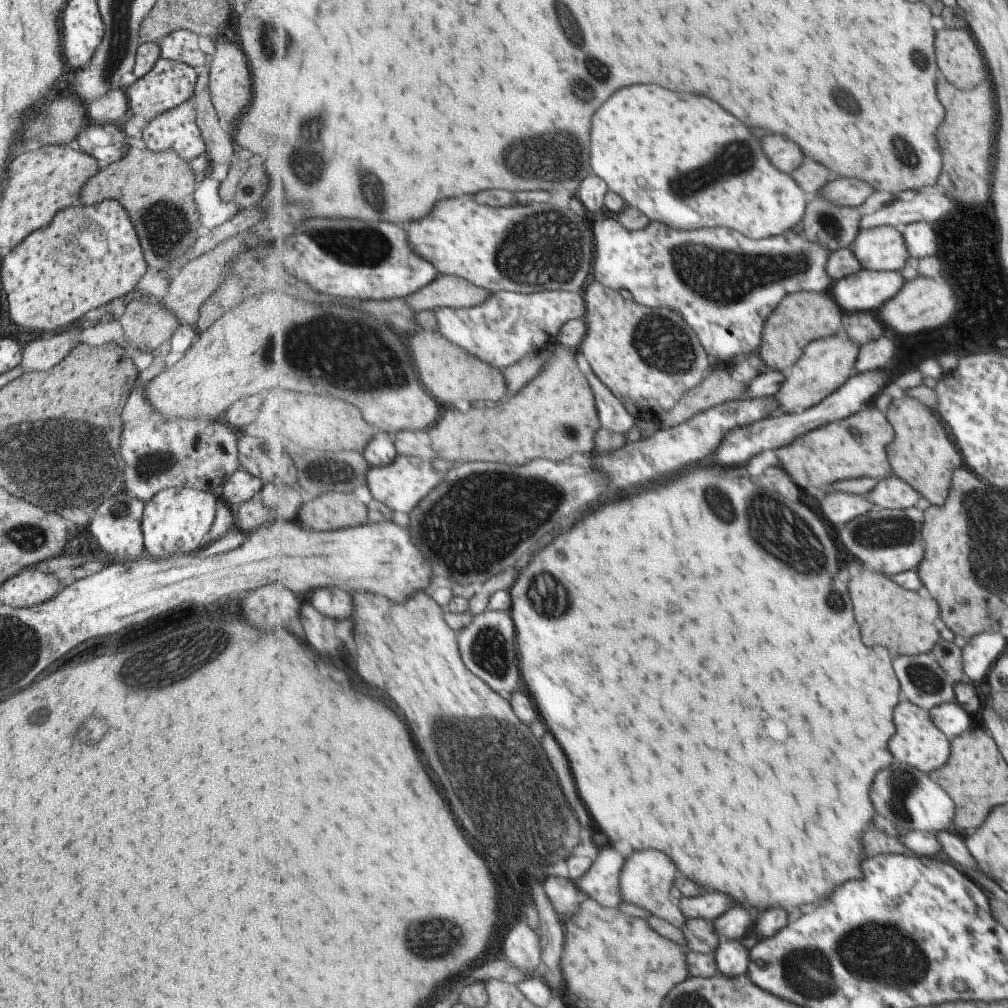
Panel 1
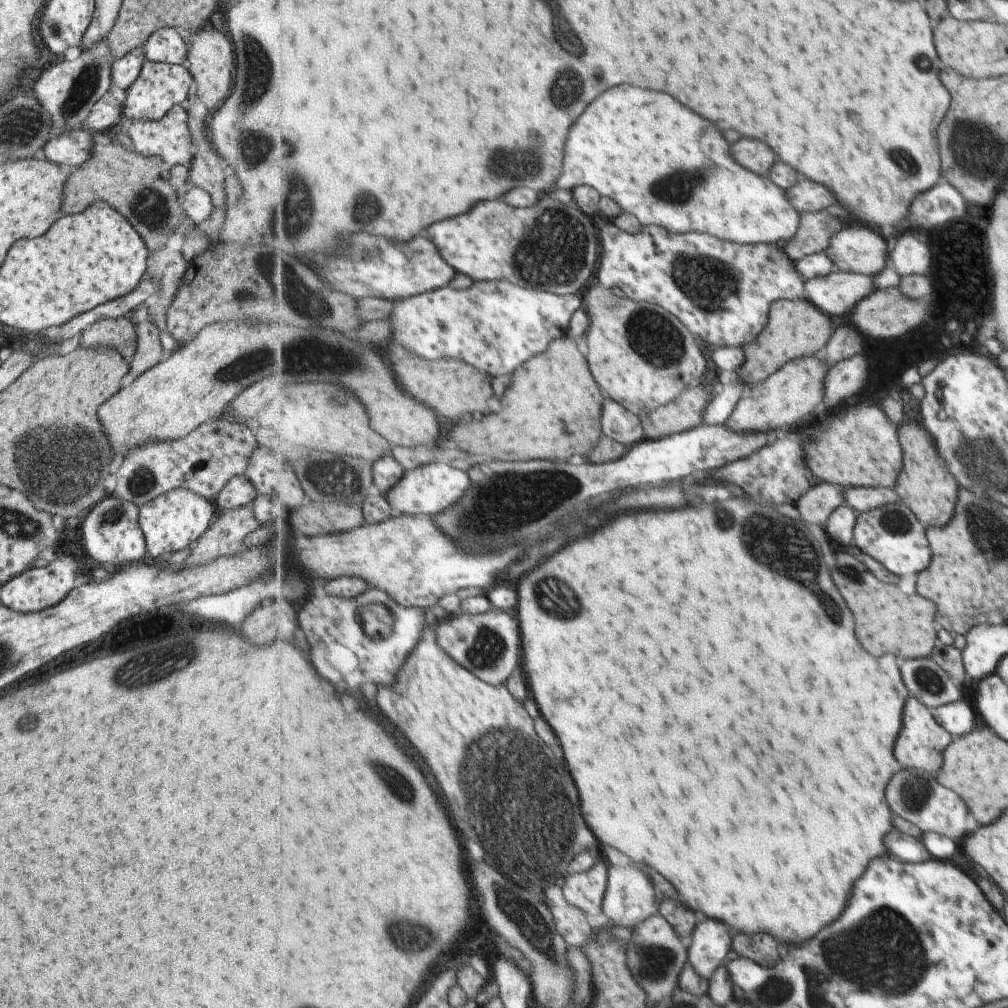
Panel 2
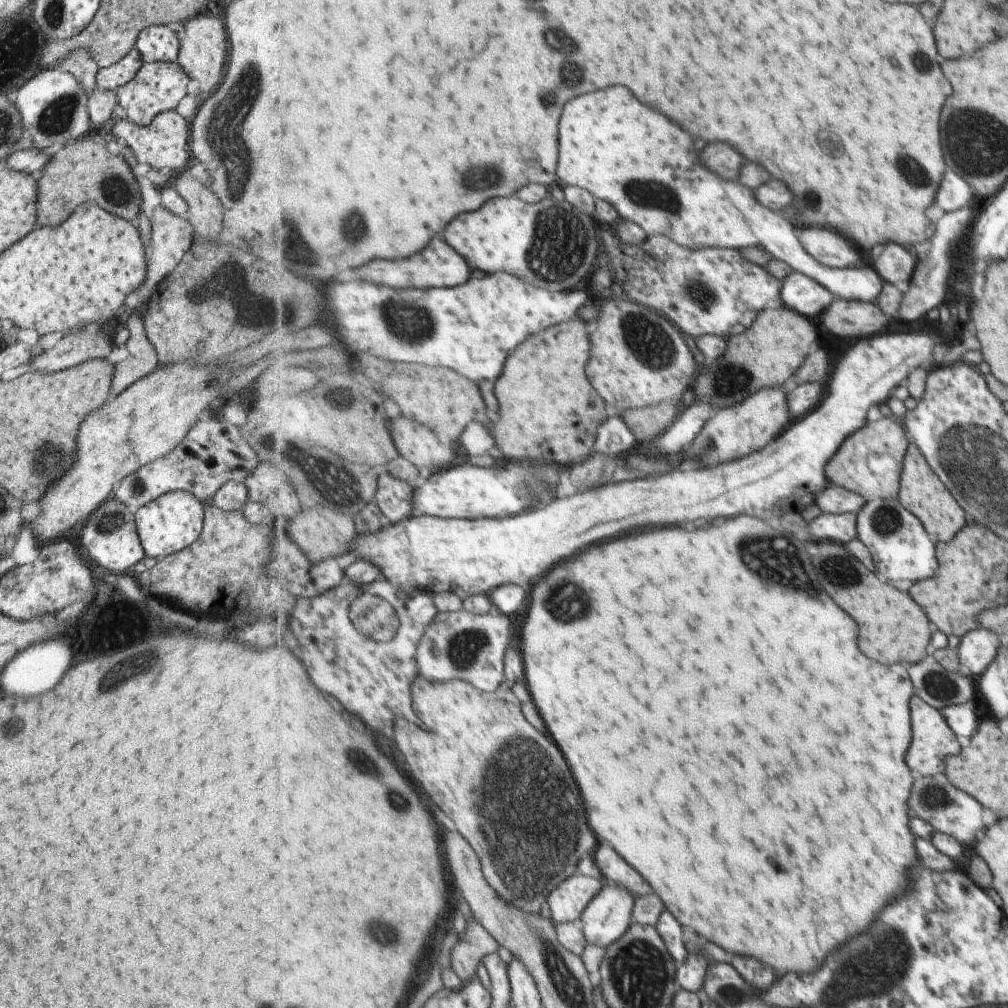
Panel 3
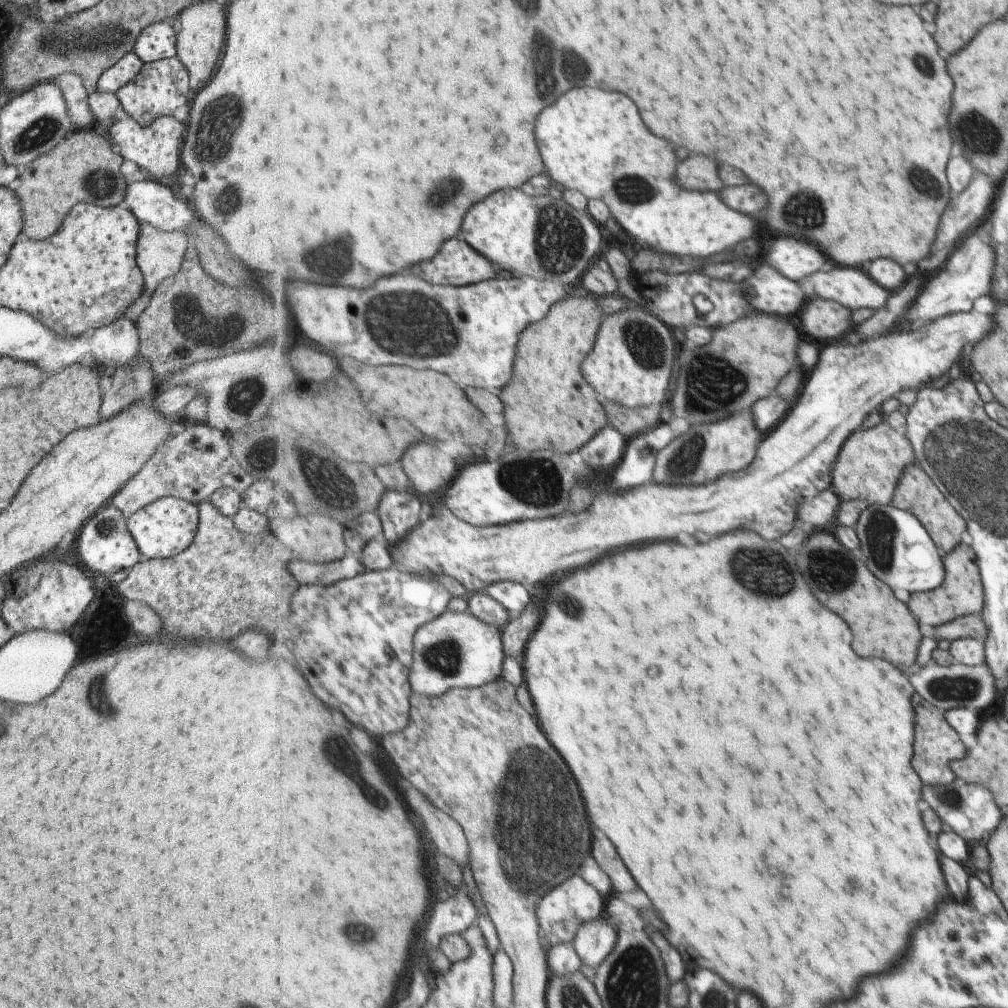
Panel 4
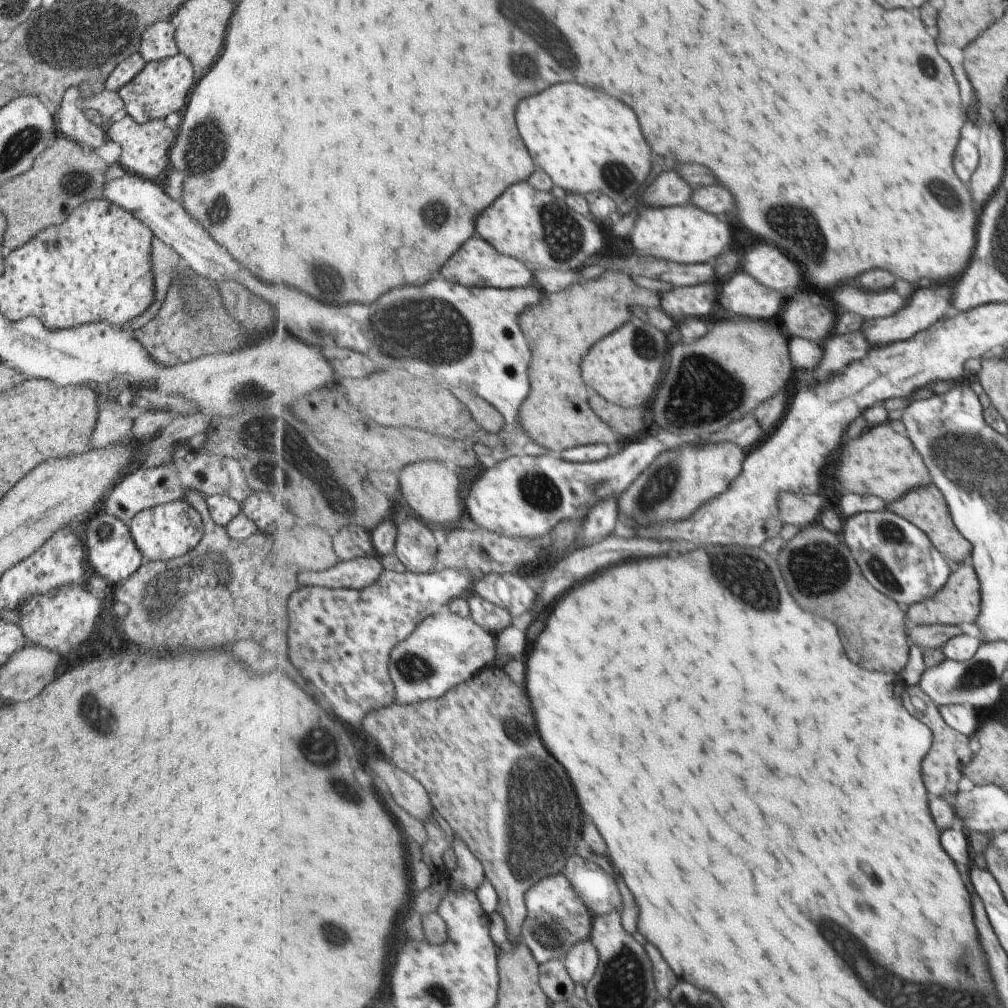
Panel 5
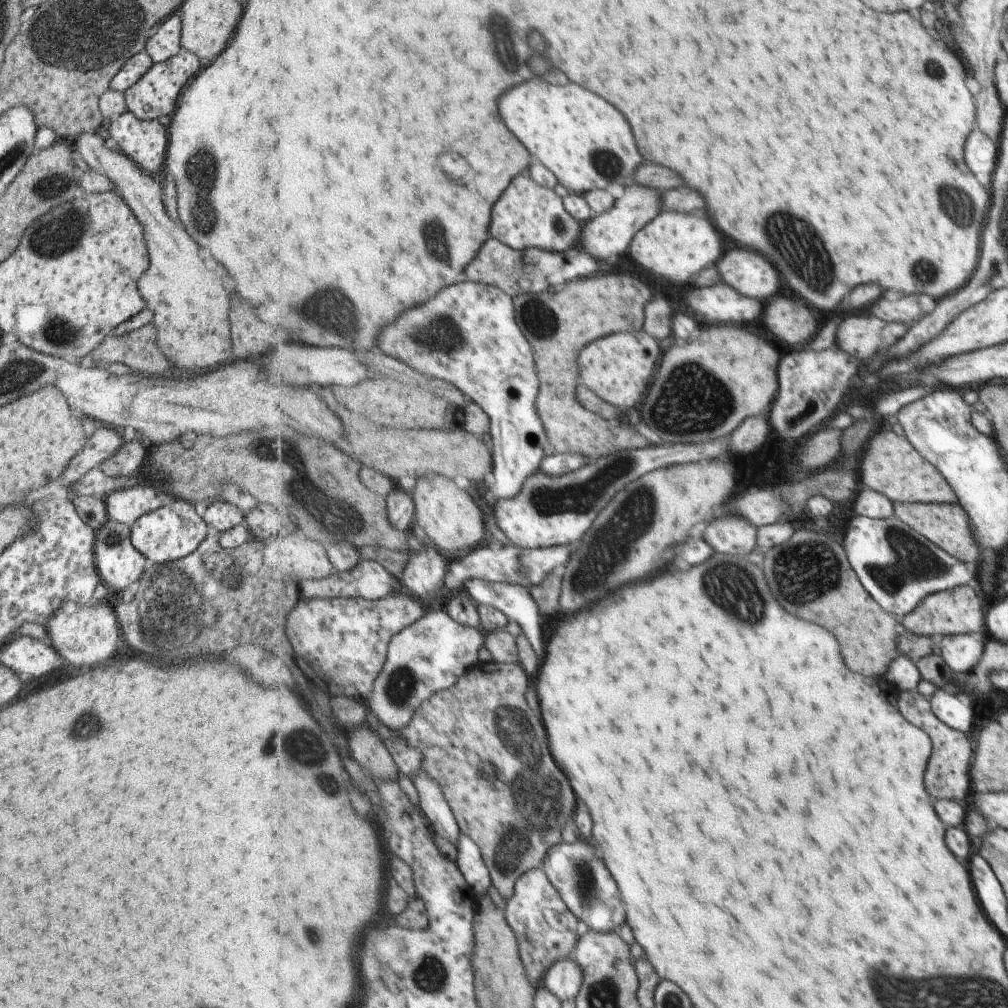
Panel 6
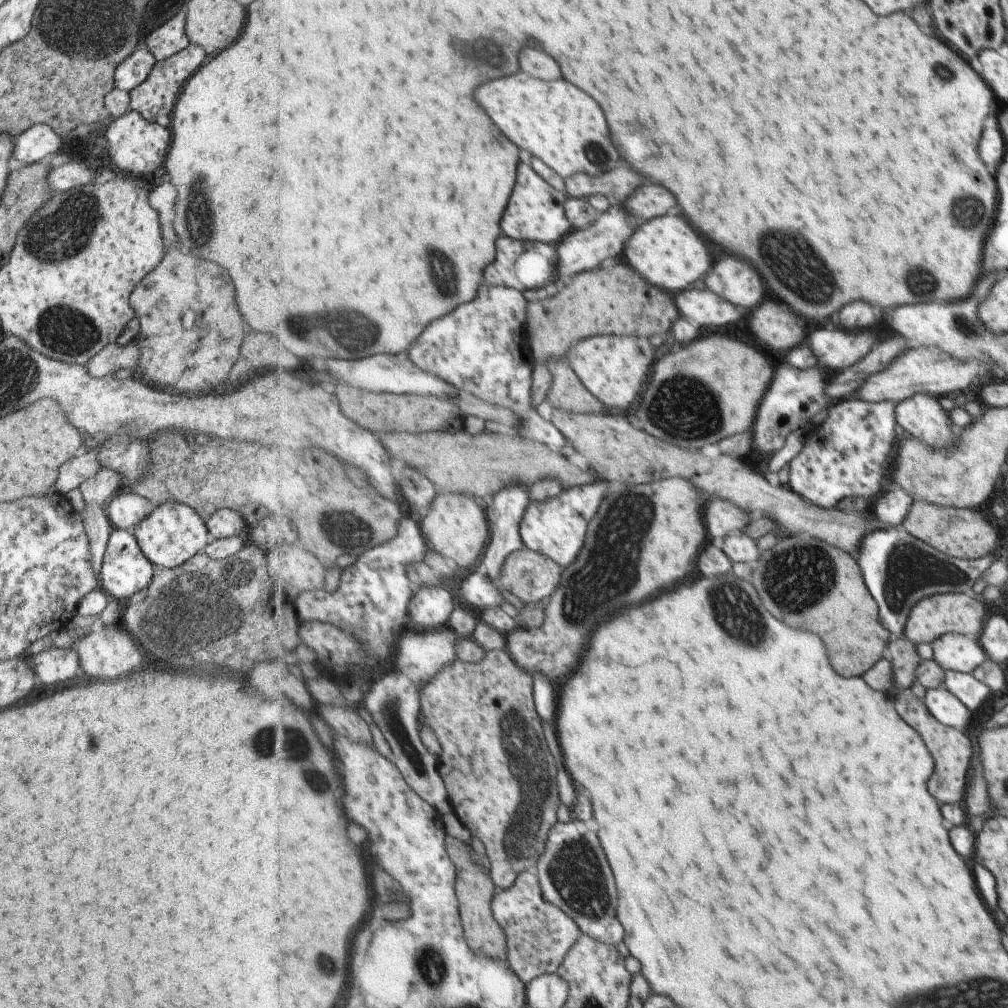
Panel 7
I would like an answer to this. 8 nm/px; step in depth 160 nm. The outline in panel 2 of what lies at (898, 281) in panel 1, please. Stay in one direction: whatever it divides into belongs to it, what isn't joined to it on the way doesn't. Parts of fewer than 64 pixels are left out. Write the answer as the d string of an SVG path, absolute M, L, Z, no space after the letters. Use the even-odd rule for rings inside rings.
M833 271L829 276L806 280L806 296L819 310L835 316L850 316L859 301L876 290L874 275Z

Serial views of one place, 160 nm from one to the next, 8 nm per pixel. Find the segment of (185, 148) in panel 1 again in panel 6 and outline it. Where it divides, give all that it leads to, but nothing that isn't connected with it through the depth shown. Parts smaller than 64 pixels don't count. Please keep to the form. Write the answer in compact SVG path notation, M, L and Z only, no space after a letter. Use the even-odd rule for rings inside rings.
M131 113L120 114L112 120L107 134L123 153L145 173L163 168L166 149L166 130L157 119L142 121Z

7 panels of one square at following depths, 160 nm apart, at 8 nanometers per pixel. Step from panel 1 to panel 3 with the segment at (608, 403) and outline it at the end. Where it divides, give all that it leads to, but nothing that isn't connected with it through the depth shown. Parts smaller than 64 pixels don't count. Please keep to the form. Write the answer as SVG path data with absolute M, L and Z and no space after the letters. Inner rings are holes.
M612 410L599 429L596 450L614 457L625 458L627 452L639 446L639 441L624 416L619 411Z

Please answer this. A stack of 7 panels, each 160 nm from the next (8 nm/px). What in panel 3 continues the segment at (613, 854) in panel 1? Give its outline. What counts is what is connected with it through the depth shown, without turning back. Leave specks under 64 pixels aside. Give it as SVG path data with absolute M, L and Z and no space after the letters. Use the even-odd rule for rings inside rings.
M575 874L561 882L547 900L551 918L559 926L562 922L578 921L601 892L606 881L587 875Z

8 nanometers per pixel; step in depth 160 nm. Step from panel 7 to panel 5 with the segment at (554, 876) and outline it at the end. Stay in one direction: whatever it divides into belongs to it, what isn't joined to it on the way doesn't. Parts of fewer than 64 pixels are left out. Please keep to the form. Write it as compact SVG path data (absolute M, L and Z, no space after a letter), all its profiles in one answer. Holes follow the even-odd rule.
M573 856L564 872L594 917L621 910L623 898L617 881L601 866L581 856Z

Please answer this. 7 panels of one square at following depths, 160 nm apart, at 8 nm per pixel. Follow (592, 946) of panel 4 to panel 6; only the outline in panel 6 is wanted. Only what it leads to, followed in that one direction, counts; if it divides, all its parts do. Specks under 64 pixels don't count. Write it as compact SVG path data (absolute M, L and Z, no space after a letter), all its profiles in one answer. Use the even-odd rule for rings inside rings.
M574 956L557 961L544 975L542 984L553 991L558 999L576 999L584 981L583 967Z

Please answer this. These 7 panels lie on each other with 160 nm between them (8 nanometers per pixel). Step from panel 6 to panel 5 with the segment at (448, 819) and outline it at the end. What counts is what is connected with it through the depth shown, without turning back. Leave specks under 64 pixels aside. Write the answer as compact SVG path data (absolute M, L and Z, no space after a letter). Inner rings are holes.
M455 834L452 839L451 848L457 856L457 866L447 873L448 886L453 887L455 891L461 891L462 887L466 887L476 894L482 883L486 881L483 863L471 852L463 839Z

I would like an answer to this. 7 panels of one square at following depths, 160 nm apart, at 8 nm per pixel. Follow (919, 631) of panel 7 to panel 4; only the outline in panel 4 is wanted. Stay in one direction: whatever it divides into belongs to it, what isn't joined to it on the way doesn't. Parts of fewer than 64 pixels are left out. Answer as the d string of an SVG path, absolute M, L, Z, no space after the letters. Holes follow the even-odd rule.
M968 542L955 545L954 549L944 558L946 576L938 589L918 592L911 595L908 605L919 622L929 624L933 628L945 625L954 618L966 616L969 612L980 612L985 605L985 595L982 580L979 580L981 569L978 566L978 556Z

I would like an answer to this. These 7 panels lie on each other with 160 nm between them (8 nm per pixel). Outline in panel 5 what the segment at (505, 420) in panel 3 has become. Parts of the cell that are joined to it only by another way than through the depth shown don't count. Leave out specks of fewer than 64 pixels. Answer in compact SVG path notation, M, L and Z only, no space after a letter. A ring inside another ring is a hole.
M623 272L575 282L556 293L545 293L538 305L522 313L522 331L533 352L532 385L530 396L521 408L522 426L531 440L547 452L561 454L573 447L618 442L609 430L610 424L591 406L591 390L582 377L582 360L592 346L633 318L634 308L640 304L657 308L661 306L661 294L633 284L629 274Z

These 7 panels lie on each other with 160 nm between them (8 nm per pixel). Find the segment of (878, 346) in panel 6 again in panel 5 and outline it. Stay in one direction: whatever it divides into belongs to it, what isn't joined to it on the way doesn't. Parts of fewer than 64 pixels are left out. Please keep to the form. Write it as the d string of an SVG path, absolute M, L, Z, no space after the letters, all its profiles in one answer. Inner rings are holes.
M955 280L949 284L947 281L941 282L939 286L931 286L931 288L919 288L909 300L906 300L905 306L900 308L895 314L888 317L878 319L865 320L865 334L871 340L873 346L879 344L891 344L895 340L907 340L913 338L917 332L929 328L931 324L935 324L939 319L951 316L952 311L952 294L954 293Z

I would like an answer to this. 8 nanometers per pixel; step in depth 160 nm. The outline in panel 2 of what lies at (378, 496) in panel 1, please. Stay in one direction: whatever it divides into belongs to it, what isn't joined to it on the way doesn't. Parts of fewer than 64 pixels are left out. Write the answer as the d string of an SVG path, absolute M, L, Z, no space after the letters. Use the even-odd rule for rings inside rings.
M441 460L418 466L410 471L406 470L401 480L393 488L390 488L385 497L391 503L392 508L399 510L403 515L433 517L449 509L455 503L461 504L462 496L473 484L473 478L467 471L453 468L445 460Z

